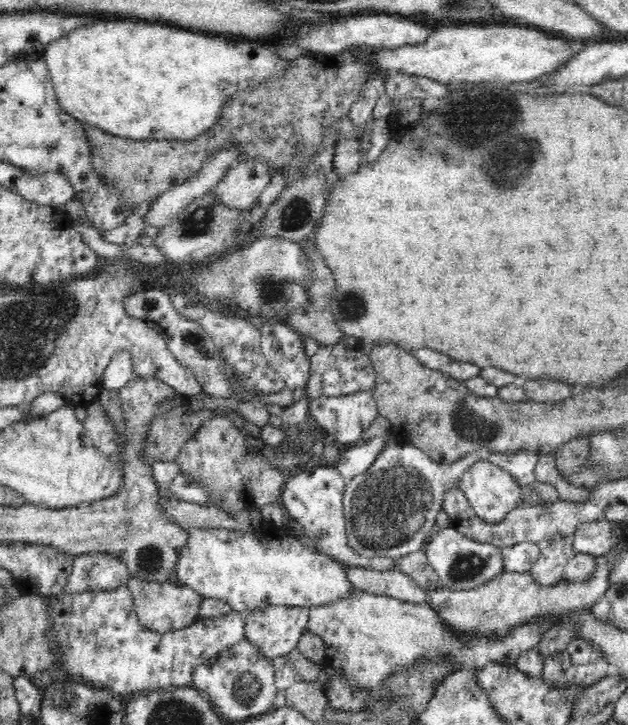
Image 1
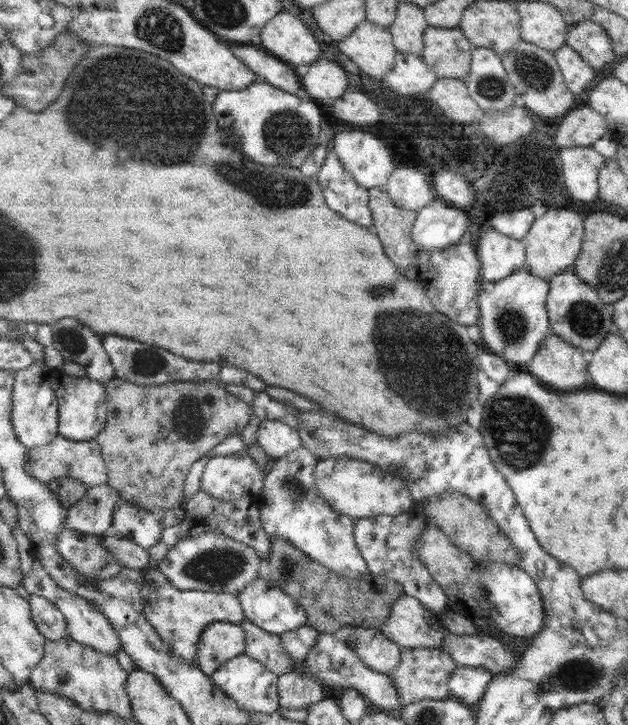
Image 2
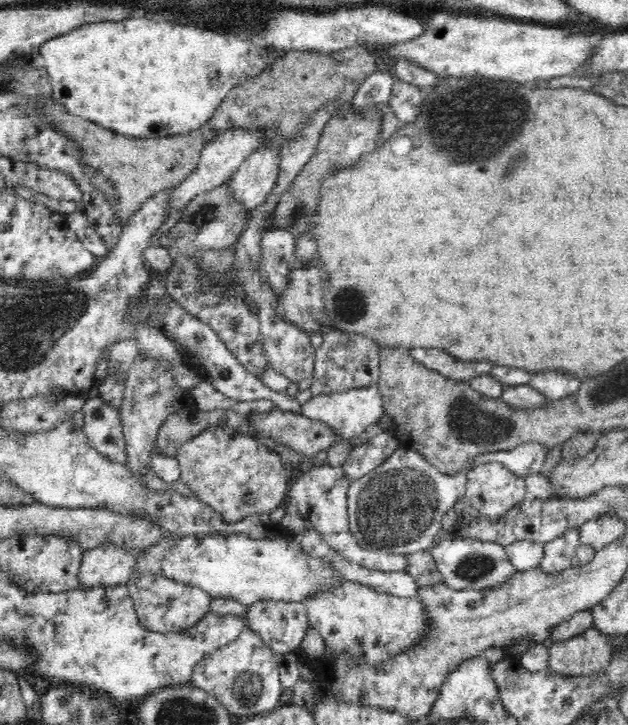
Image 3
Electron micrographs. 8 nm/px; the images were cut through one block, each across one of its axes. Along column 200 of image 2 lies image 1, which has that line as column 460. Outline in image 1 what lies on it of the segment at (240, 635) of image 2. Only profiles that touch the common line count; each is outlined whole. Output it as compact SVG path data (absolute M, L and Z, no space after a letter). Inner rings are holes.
M352 588L339 599L311 606L307 630L324 639L326 659L334 669L343 668L343 677L360 684L361 688L375 689L386 676L392 676L398 669L408 668L408 664L424 660L424 657L436 660L436 656L448 656L451 653L455 672L460 668L479 670L490 662L514 665L523 652L538 646L540 639L552 625L561 622L562 619L544 627L524 624L524 627L515 628L502 640L476 636L468 640L465 646L464 642L447 629L443 620L426 601L422 604L411 603Z

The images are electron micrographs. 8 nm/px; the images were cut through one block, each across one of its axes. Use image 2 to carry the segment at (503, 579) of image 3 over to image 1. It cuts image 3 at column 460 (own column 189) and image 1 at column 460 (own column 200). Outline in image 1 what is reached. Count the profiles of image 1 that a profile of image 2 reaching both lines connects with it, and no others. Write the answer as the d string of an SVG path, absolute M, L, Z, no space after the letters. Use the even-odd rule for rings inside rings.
M437 528L430 542L424 548L434 571L440 575L441 587L460 590L482 587L506 571L502 549L495 544L472 540L456 528Z

